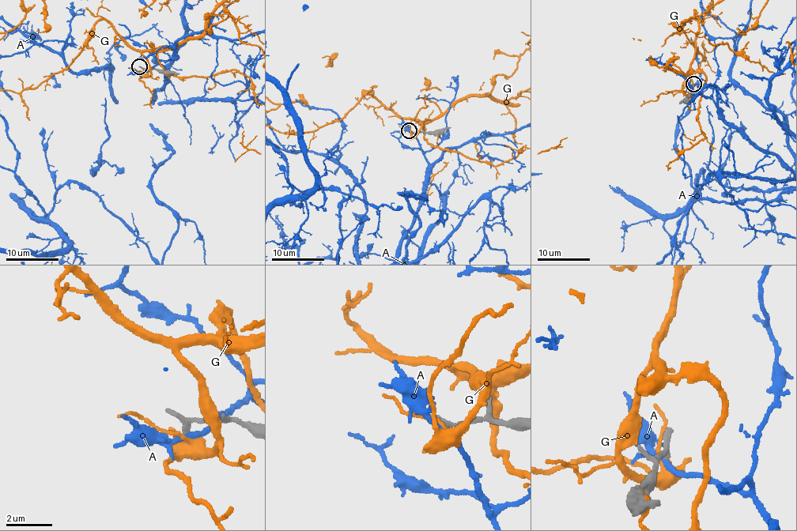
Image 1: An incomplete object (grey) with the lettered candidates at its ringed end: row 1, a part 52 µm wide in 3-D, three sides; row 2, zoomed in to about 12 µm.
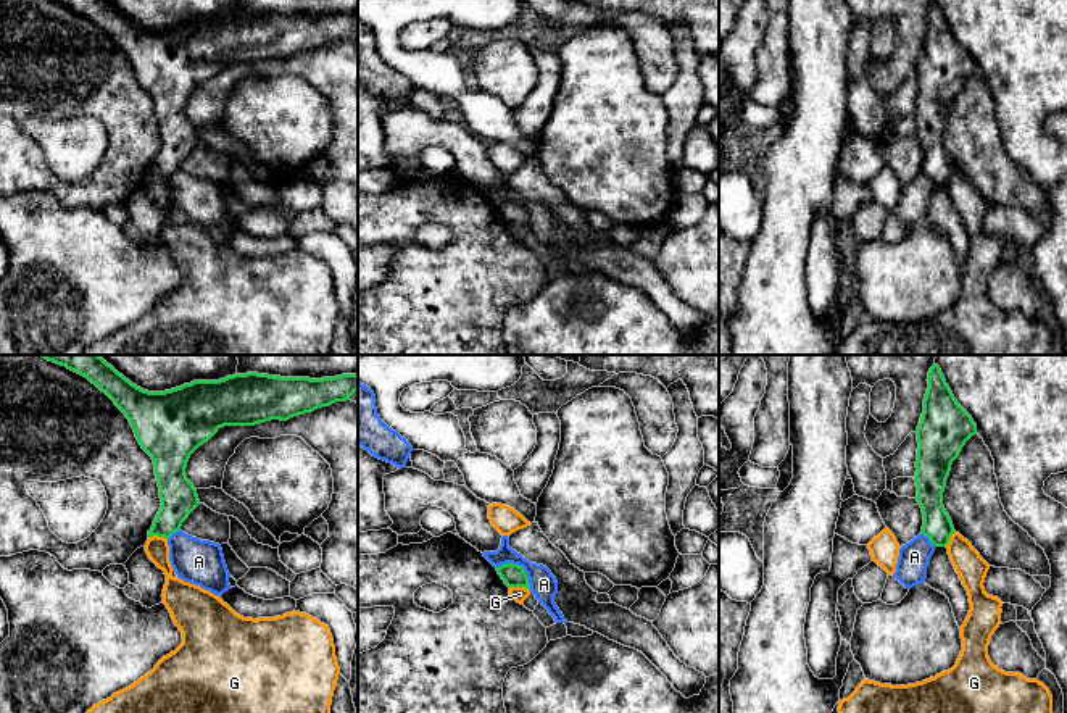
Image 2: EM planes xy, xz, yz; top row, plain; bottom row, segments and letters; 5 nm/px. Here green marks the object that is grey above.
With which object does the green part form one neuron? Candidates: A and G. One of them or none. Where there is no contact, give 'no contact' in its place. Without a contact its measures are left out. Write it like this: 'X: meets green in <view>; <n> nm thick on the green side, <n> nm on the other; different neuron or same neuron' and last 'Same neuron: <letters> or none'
A: meets green in xz; 110 nm thick on the green side, 140 nm on the other; different neuron
G: meets green in xz; 110 nm thick on the green side, 80 nm on the other; different neuron
Same neuron: none

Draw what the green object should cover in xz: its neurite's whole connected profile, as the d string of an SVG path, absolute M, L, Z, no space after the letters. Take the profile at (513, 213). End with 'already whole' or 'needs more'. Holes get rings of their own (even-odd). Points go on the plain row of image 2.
M506 202L498 205L496 210L508 226L525 226L530 229L529 216L522 205Z; already whole

